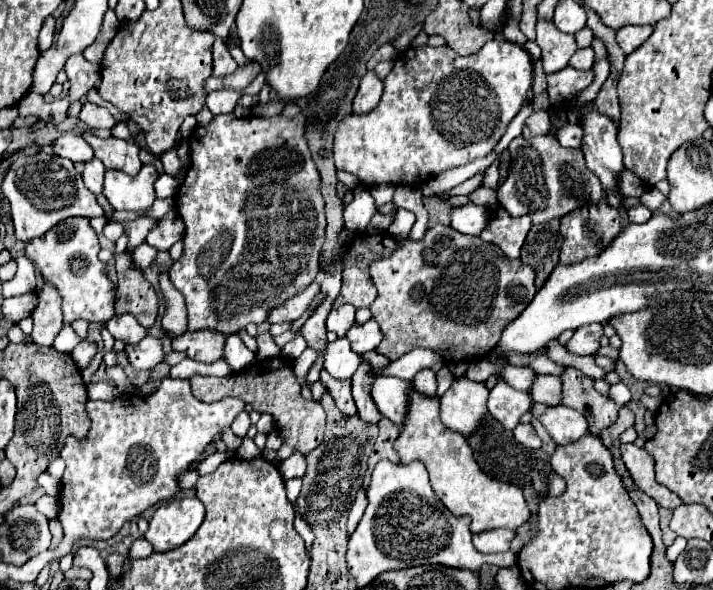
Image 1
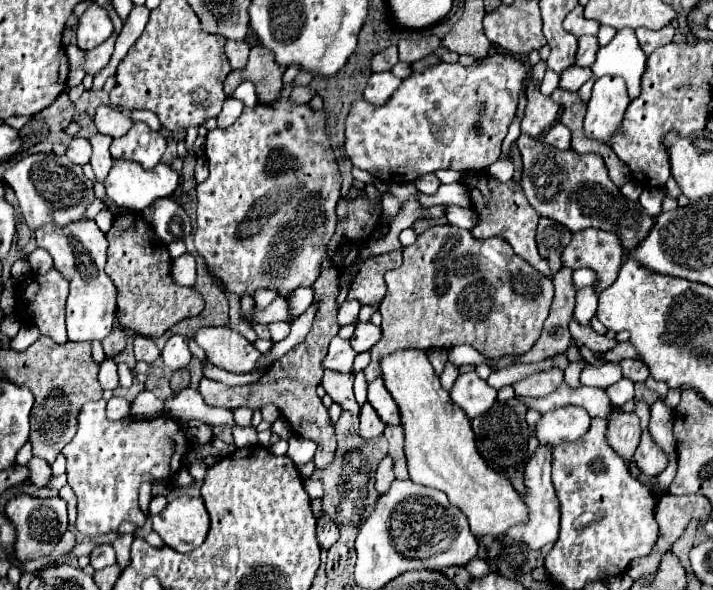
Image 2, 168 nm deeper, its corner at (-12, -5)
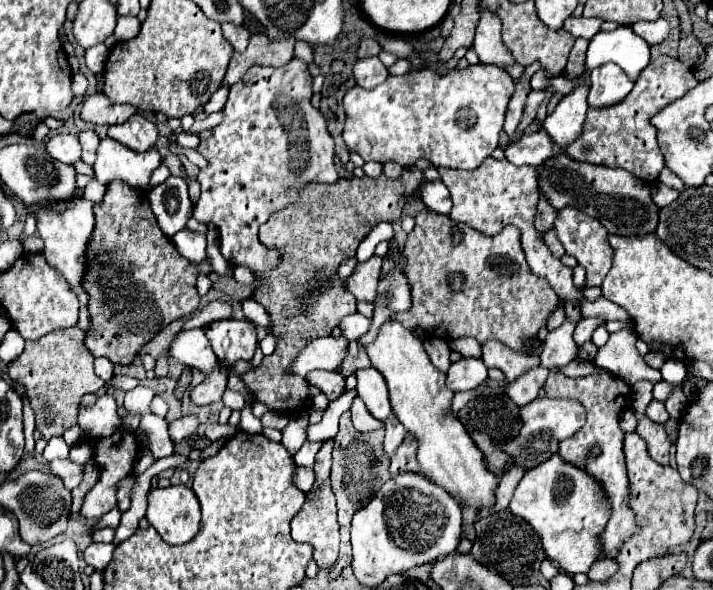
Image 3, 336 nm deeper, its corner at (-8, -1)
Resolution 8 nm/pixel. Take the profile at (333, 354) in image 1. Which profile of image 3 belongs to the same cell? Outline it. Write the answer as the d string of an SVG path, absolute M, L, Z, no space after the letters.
M344 337L316 339L298 353L298 357L288 367L288 373L304 377L316 369L334 371L340 365L340 361L344 359L346 347L348 347L348 341Z

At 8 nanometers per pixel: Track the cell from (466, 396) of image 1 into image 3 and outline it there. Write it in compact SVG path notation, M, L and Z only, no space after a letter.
M460 357L446 373L446 385L452 391L476 389L484 379L488 379L488 367L480 357Z

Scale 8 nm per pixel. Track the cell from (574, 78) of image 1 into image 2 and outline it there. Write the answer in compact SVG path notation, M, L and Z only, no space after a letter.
M550 69L546 71L546 77L544 77L544 81L540 83L540 91L544 95L550 95L554 89L559 87L560 75L556 75L556 73L552 73Z

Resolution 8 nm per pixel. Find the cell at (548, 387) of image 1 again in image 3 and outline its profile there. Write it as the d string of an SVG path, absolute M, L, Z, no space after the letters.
M484 341L482 359L488 367L502 369L506 373L506 381L514 381L532 369L532 365L540 365L540 357L528 355L524 351L514 351L500 341Z

